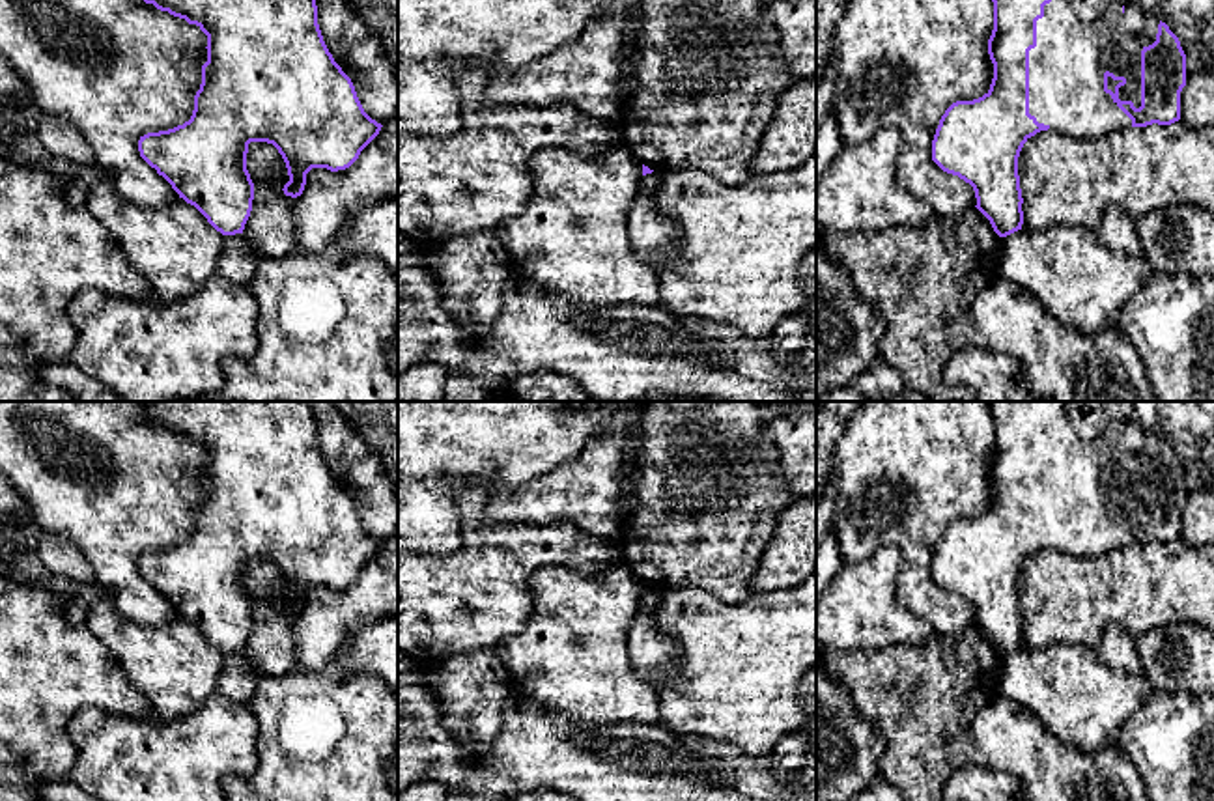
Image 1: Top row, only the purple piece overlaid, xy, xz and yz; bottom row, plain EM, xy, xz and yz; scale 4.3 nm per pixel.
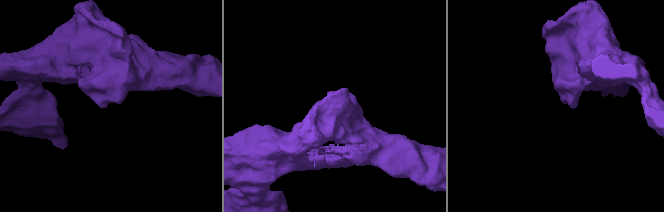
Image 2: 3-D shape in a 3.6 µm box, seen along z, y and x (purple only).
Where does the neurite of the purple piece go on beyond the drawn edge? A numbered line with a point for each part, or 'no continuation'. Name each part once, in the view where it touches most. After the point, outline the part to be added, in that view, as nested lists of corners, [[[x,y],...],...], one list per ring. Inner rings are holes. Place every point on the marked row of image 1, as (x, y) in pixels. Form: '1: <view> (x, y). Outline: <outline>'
1: yz (1067, 66). Outline: [[[1052,0],[1037,21],[1037,47],[1029,50],[1029,114],[1052,131],[1078,140],[1104,138],[1132,127],[1132,119],[1104,91],[1104,73],[1124,77],[1121,101],[1141,106],[1141,50],[1156,41],[1160,19],[1141,6],[1117,6],[1106,17],[1085,22],[1070,0]]]

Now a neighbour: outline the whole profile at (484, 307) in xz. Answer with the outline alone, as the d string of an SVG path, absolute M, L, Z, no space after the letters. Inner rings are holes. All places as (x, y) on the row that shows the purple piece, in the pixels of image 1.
M476 232L420 246L424 267L439 280L446 310L473 338L486 338L502 312L510 258L499 232Z

